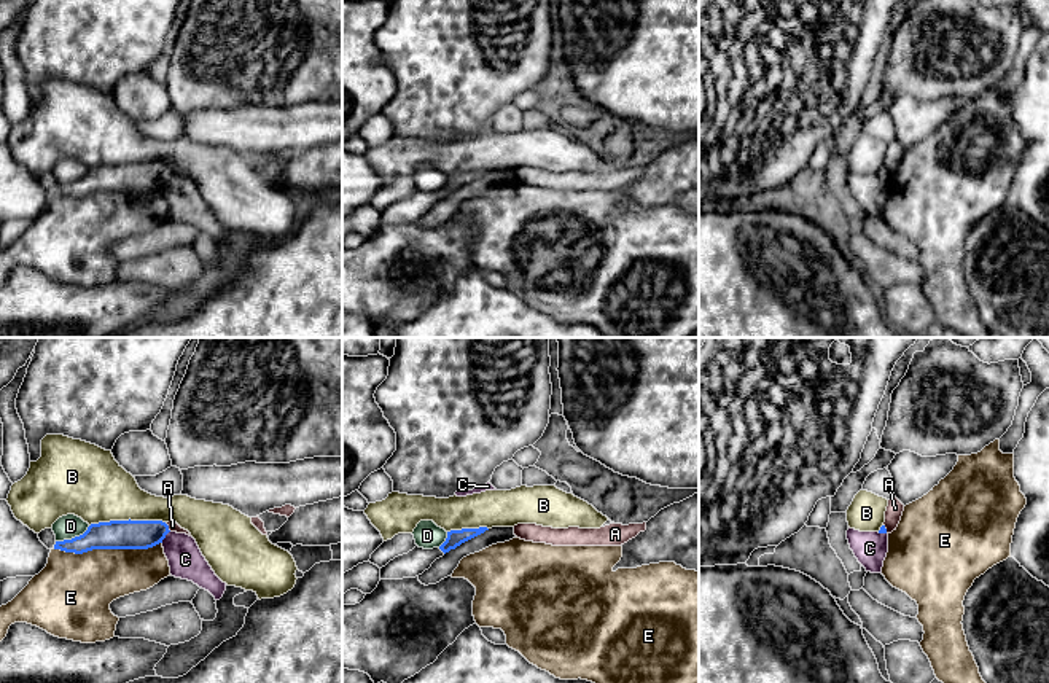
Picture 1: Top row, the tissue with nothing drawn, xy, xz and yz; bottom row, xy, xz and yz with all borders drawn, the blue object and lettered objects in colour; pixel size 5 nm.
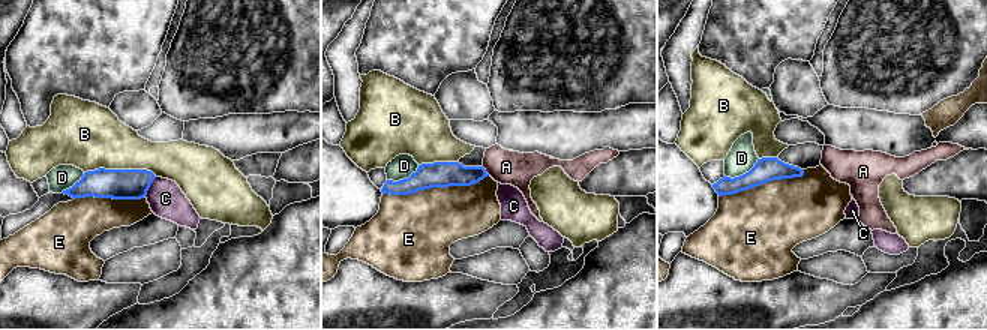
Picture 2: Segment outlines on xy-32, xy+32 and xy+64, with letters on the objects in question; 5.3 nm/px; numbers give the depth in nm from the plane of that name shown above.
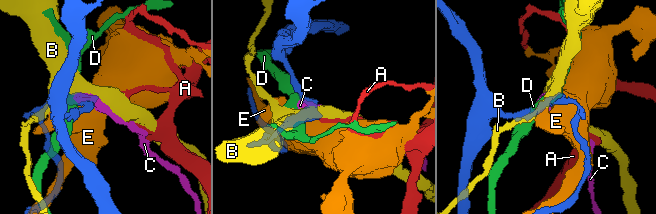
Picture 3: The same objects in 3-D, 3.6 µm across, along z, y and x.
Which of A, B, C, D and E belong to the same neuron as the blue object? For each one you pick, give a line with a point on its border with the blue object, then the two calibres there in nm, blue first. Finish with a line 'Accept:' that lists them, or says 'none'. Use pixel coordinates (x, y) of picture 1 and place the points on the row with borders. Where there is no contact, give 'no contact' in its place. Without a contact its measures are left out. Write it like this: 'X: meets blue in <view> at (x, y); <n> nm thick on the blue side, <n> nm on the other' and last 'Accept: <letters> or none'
Accept: none

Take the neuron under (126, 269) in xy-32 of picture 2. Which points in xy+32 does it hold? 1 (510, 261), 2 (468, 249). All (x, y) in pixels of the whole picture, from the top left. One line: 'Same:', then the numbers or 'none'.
Same: 1

